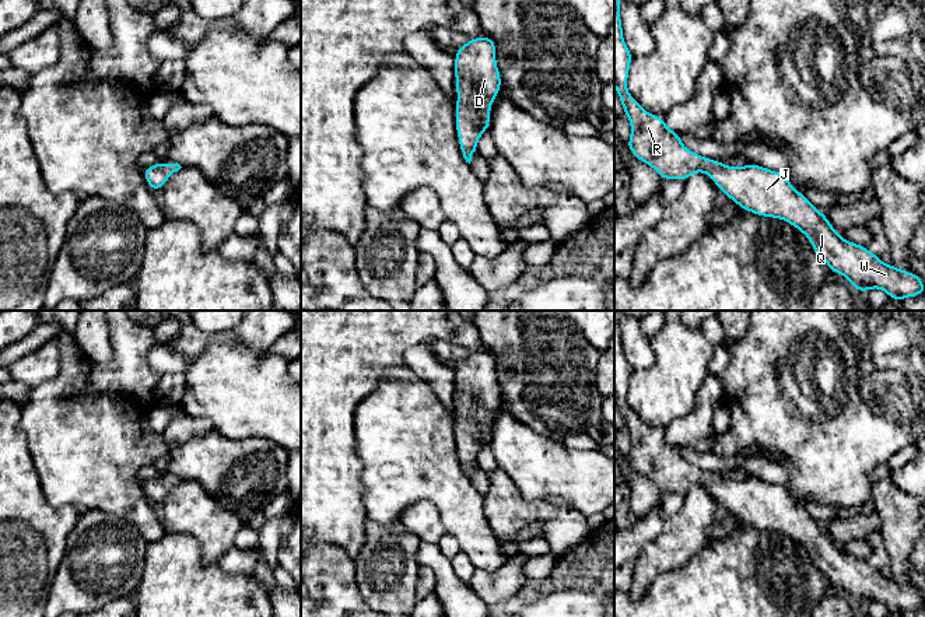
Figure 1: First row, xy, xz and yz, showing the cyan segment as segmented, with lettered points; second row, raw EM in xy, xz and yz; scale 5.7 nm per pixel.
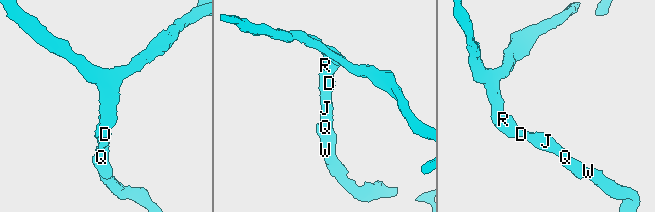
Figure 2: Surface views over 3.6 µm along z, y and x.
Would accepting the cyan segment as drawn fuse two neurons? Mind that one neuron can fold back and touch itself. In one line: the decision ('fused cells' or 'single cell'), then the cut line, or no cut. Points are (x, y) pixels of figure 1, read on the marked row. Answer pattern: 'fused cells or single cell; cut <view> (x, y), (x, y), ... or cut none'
single cell; cut none

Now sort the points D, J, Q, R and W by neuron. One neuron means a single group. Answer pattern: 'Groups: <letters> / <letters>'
Groups: D J Q R W

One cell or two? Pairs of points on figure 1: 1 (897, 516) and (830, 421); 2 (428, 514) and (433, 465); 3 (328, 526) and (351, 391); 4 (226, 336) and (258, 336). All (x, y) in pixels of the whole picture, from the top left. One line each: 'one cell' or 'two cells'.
1: two cells
2: two cells
3: one cell
4: one cell

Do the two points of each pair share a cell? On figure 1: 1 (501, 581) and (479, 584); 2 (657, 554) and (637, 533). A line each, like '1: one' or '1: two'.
1: one
2: two

